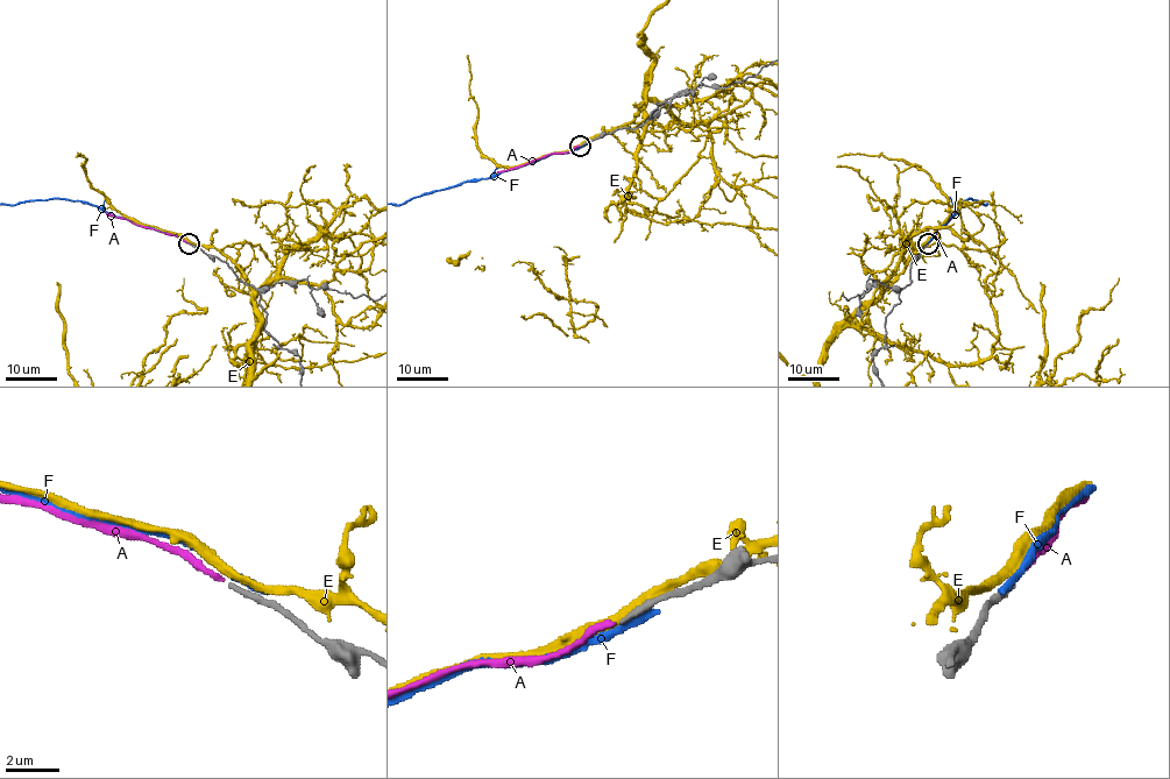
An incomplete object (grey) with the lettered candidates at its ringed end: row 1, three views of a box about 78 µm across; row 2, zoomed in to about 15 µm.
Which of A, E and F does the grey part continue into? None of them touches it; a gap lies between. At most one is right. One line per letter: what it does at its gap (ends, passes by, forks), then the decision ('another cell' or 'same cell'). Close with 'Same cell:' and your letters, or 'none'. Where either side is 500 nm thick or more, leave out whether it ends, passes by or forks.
A: it ends there; same cell
E: it passes by; another cell
F: it passes by; another cell
Same cell: A

